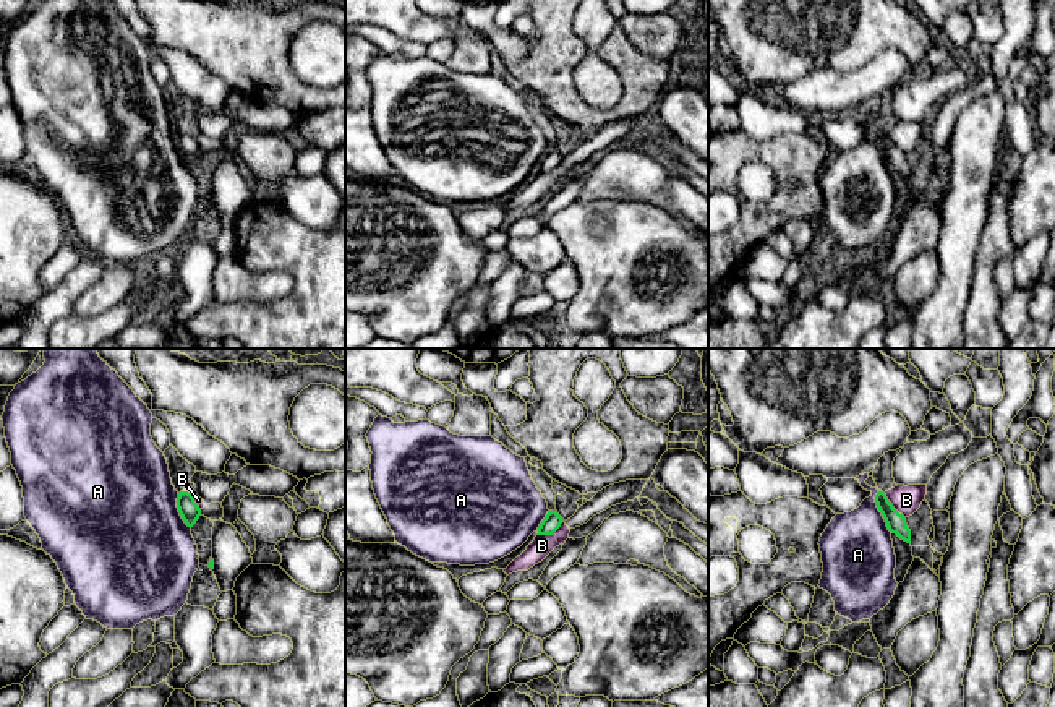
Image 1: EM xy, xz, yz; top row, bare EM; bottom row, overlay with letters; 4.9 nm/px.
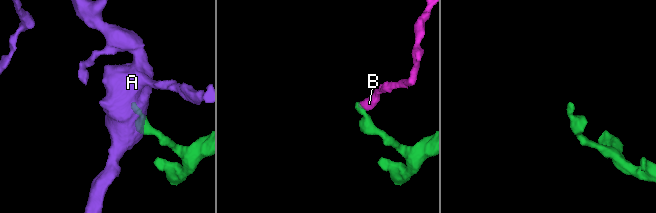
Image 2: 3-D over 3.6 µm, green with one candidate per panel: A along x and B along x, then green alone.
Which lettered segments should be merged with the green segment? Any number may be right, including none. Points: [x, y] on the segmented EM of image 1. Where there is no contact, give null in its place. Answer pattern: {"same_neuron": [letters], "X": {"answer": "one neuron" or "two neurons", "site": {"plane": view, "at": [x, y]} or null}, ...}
{"same_neuron": [], "A": {"answer": "two neurons", "site": {"plane": "yz", "at": [880, 511]}}, "B": {"answer": "two neurons", "site": {"plane": "xz", "at": [551, 534]}}}

